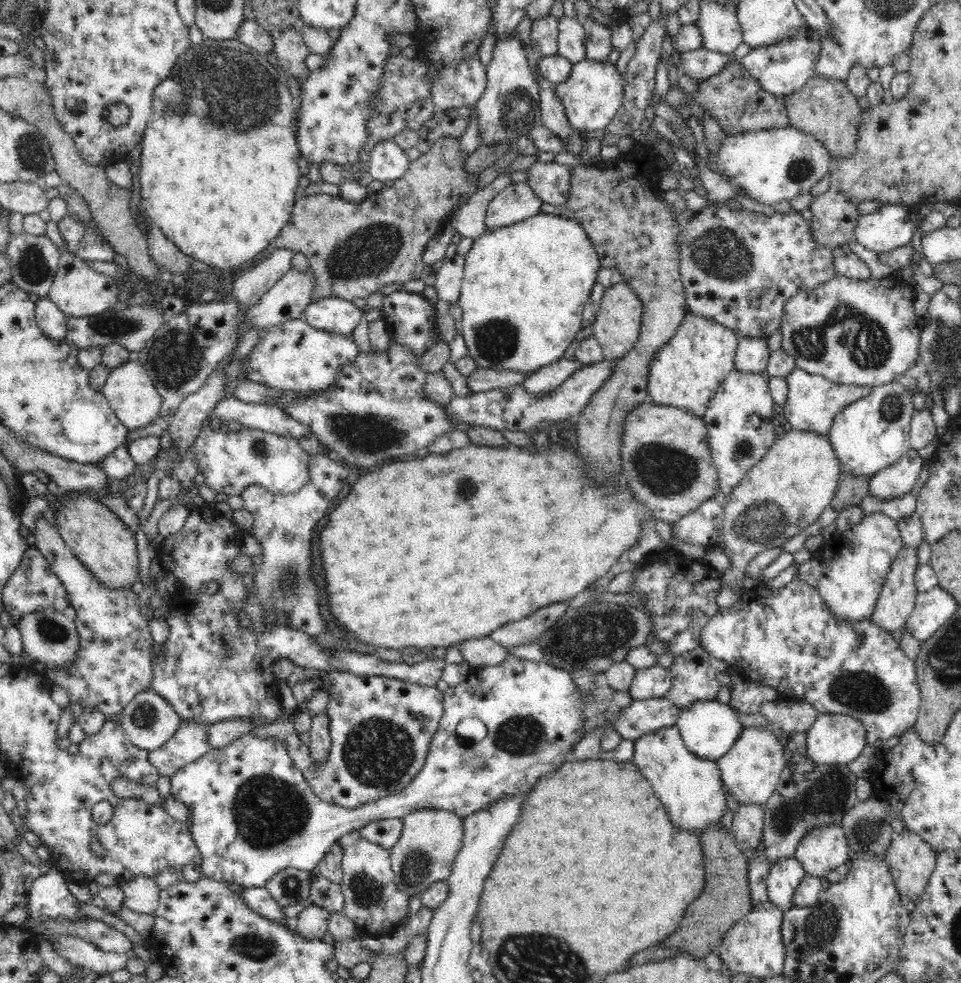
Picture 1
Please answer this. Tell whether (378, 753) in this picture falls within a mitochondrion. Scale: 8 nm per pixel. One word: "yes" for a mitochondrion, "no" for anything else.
yes

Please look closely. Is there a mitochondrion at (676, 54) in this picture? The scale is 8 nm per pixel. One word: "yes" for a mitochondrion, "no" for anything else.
no

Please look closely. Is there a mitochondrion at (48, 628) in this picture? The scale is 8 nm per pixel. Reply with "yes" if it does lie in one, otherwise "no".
yes

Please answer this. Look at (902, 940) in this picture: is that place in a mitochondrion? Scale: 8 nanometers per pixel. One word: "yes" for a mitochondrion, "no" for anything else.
no

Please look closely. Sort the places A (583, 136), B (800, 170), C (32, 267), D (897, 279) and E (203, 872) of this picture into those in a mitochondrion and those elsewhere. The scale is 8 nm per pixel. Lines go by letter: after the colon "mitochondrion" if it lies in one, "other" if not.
A: other
B: mitochondrion
C: mitochondrion
D: other
E: other

